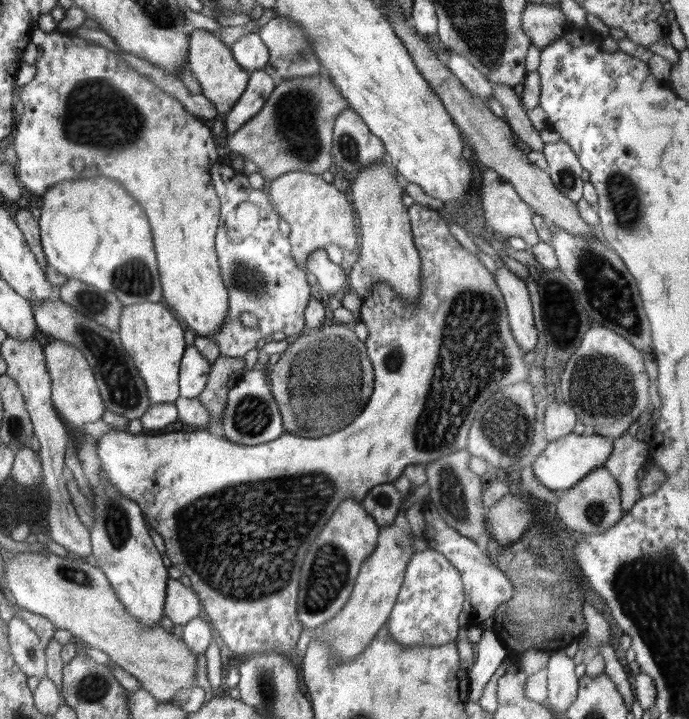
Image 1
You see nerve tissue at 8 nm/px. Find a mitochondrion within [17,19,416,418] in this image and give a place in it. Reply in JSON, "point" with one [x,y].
{"point":[95,113]}

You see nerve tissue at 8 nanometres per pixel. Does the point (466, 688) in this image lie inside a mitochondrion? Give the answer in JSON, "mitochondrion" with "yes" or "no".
{"mitochondrion":"no"}

